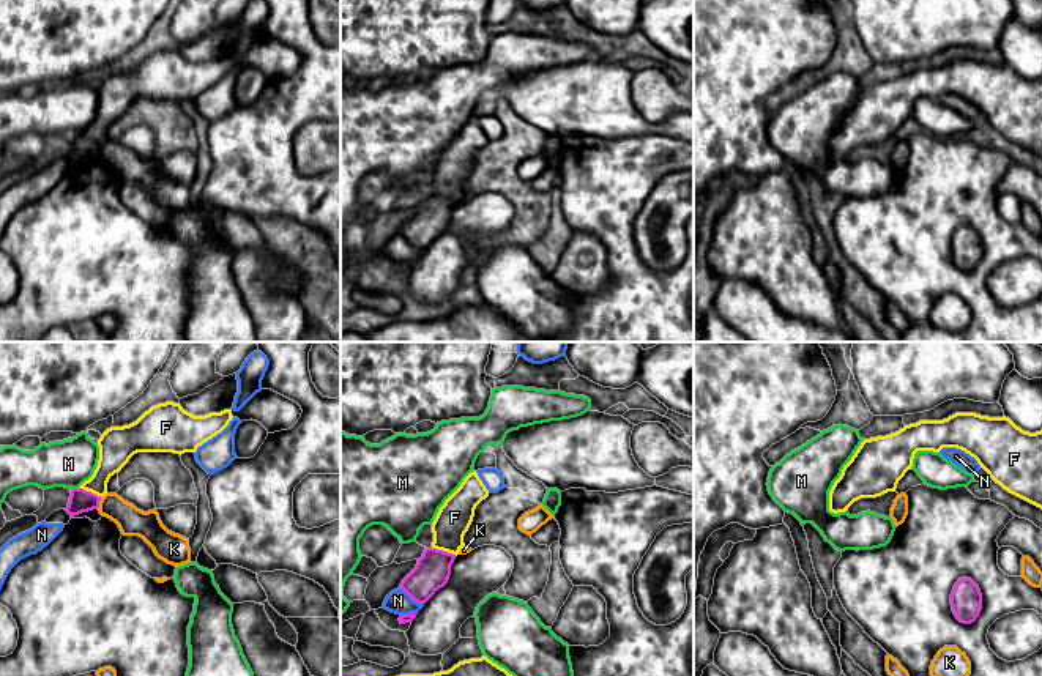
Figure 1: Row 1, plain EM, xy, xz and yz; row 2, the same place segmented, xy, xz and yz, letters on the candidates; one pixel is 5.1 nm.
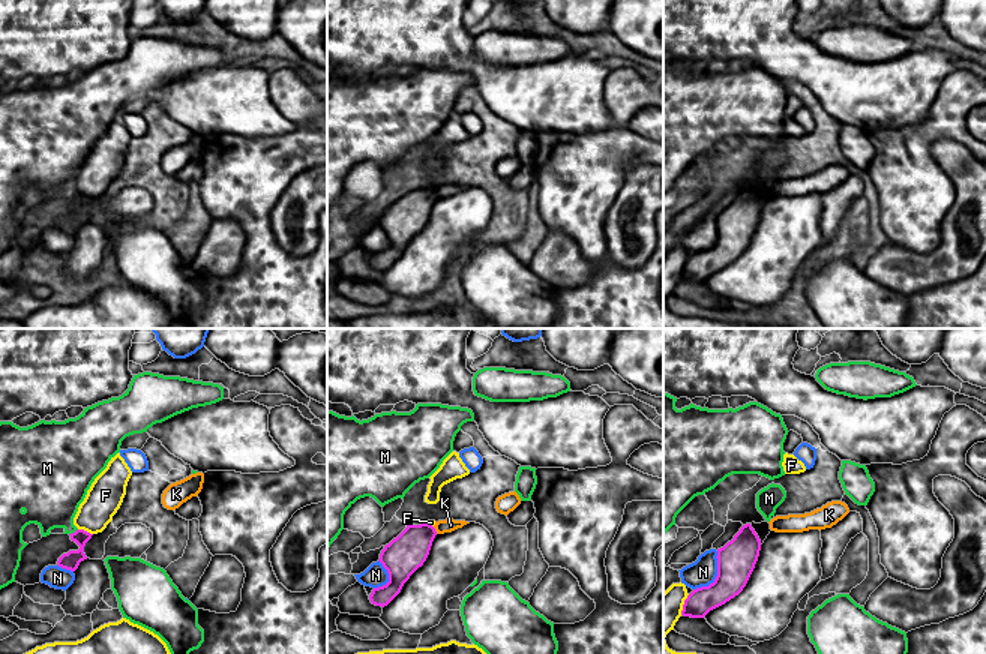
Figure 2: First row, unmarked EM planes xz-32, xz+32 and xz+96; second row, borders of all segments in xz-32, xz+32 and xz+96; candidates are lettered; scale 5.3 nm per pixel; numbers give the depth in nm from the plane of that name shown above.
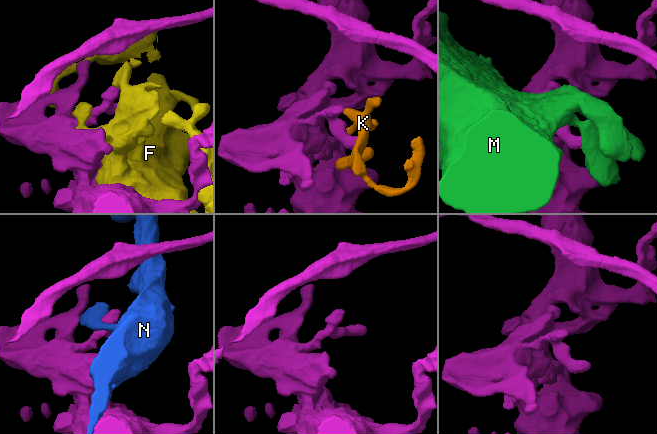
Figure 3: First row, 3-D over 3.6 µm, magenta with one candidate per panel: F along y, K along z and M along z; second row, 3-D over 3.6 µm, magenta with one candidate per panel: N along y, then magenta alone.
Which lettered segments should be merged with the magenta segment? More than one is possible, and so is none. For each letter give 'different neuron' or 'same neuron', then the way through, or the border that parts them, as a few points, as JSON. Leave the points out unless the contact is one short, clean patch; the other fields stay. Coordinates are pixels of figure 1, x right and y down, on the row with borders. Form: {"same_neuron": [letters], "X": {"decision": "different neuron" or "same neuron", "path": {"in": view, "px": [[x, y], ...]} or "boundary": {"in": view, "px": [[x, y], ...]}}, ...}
{"same_neuron": [], "F": {"decision": "different neuron"}, "K": {"decision": "different neuron", "boundary": {"in": "xy", "px": [[101, 497], [96, 508]]}}, "M": {"decision": "different neuron"}, "N": {"decision": "different neuron"}}

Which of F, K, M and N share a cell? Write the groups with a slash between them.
F / K N / M

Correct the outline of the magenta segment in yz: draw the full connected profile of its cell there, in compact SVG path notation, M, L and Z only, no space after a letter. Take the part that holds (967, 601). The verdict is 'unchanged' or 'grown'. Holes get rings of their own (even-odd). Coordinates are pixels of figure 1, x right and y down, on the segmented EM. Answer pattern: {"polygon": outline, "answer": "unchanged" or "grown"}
{"polygon": "M960 578L952 589L951 605L960 622L974 622L982 610L982 594L979 586L971 578Z", "answer": "unchanged"}

